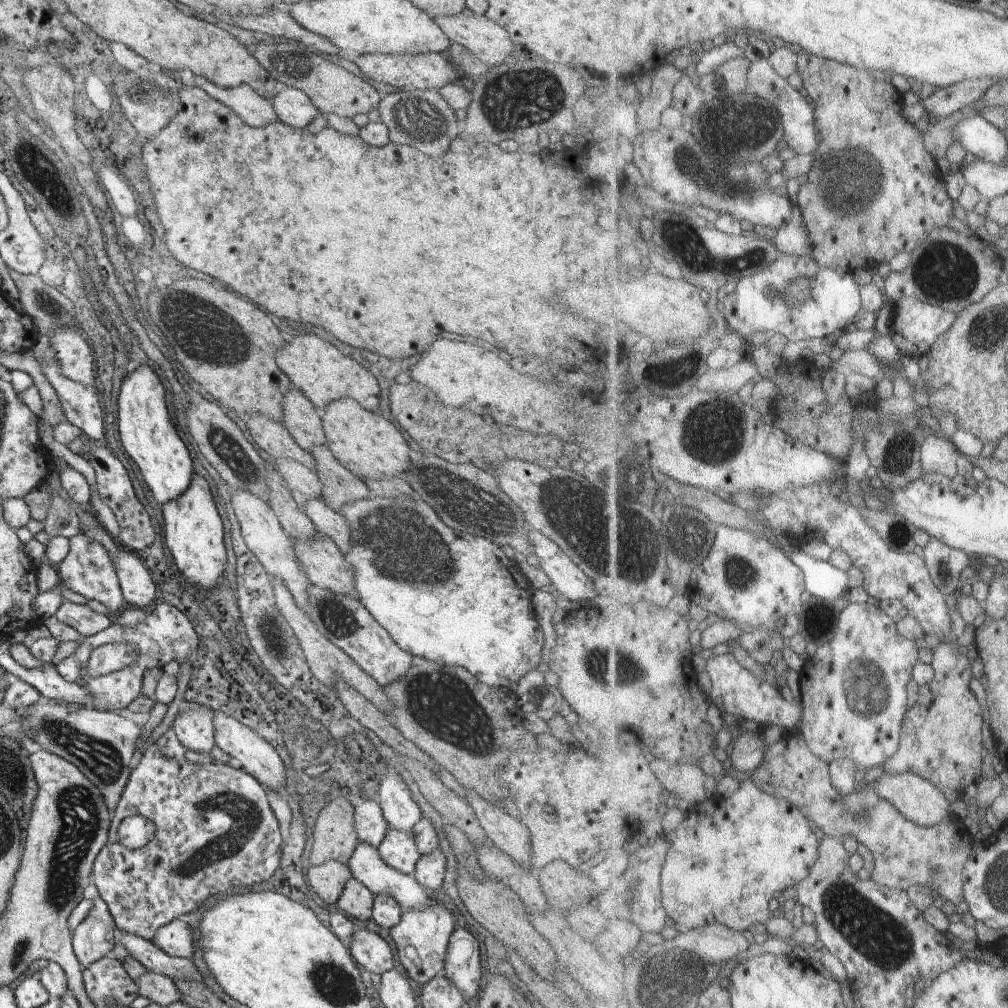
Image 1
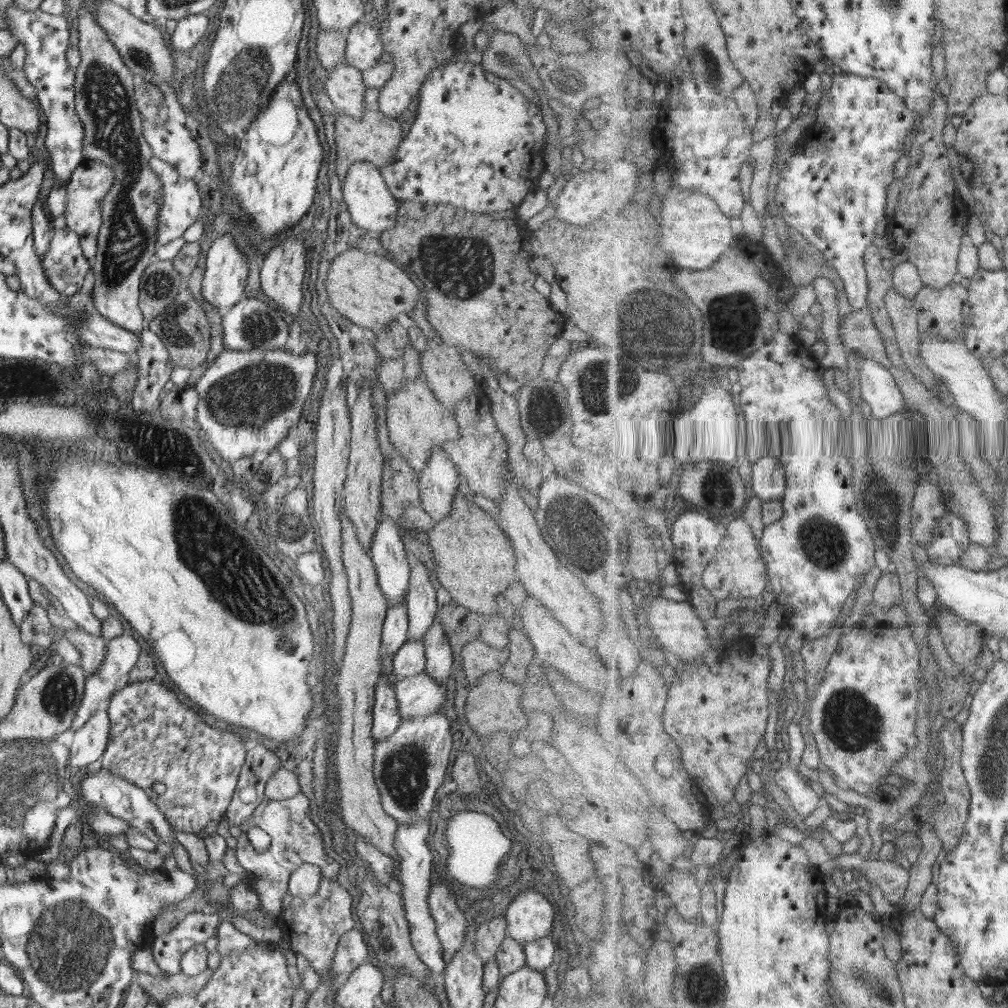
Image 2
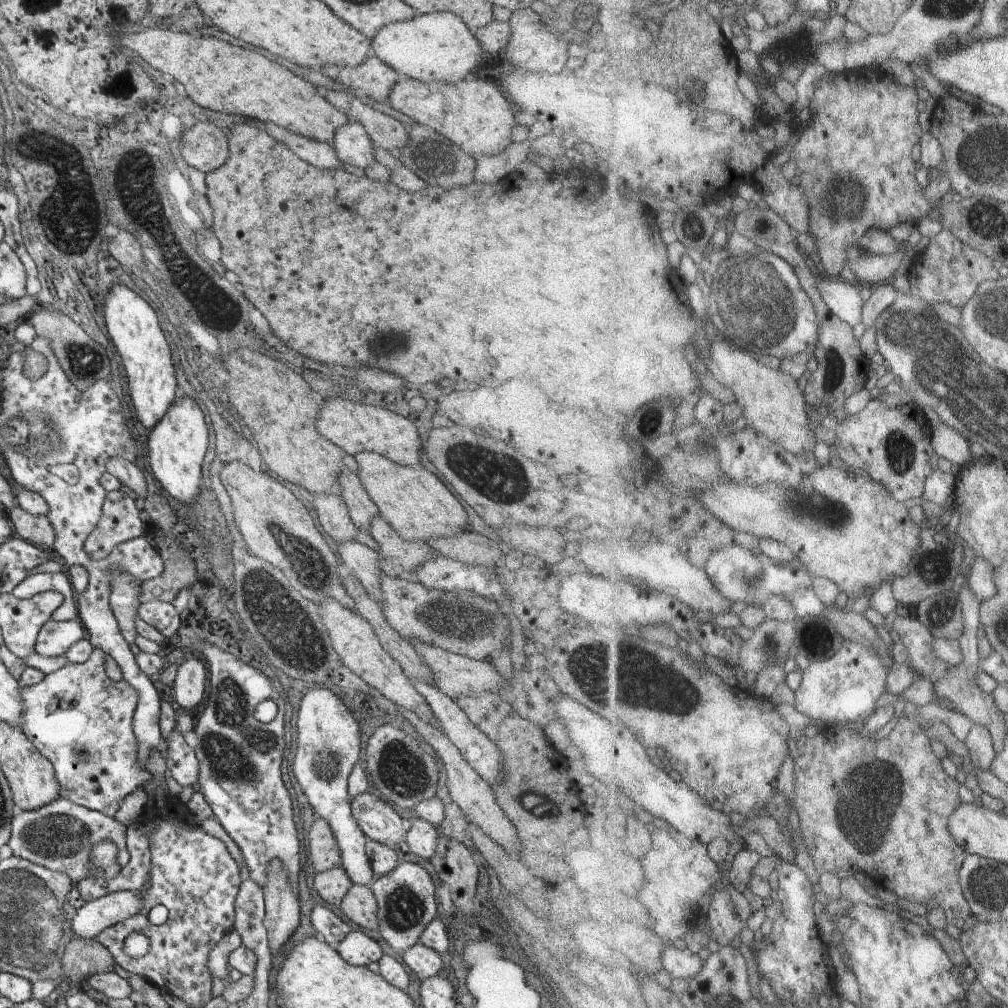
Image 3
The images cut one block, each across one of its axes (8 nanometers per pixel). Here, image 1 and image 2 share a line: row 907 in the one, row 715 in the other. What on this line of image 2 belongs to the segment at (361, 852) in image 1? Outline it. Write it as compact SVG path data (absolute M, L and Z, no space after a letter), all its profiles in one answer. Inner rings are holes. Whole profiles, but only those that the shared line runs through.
M425 671L416 676L399 679L393 684L400 716L428 716L440 710L446 697L446 683L434 682Z

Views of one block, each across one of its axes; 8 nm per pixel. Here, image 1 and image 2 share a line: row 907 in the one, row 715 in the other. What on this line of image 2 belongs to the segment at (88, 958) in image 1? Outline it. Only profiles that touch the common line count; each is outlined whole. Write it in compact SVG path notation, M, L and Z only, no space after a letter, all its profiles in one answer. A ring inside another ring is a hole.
M95 710L88 722L69 737L70 765L83 767L102 758L108 742L110 720L107 711Z

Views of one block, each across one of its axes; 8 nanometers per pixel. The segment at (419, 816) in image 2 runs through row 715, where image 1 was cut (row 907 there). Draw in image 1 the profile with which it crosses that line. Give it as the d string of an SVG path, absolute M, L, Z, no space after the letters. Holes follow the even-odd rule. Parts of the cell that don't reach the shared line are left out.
M431 901L428 908L410 908L401 912L398 924L390 928L390 935L402 966L406 968L407 976L418 984L430 982L434 976L443 973L446 949L450 935L454 932L453 914L442 902Z

